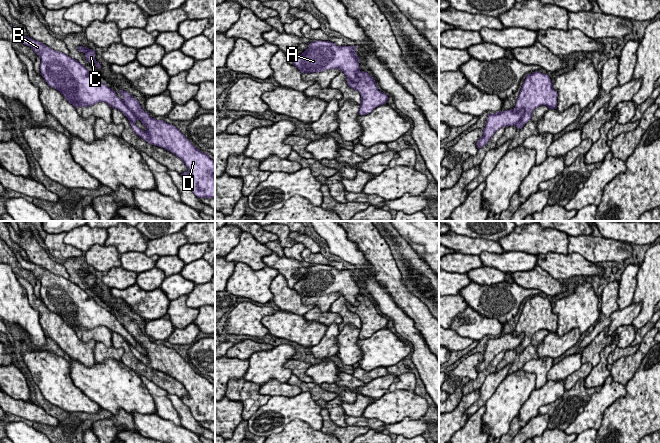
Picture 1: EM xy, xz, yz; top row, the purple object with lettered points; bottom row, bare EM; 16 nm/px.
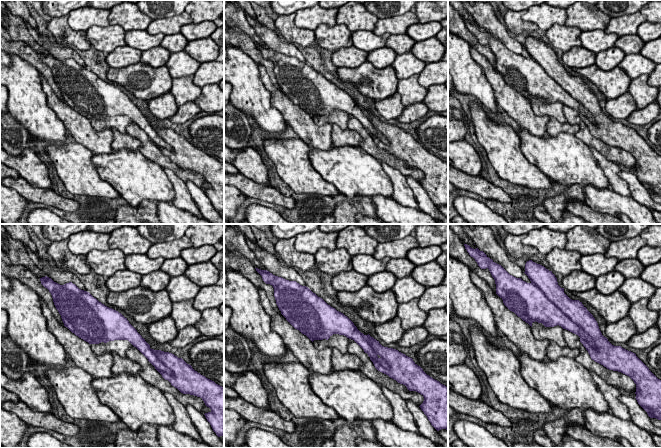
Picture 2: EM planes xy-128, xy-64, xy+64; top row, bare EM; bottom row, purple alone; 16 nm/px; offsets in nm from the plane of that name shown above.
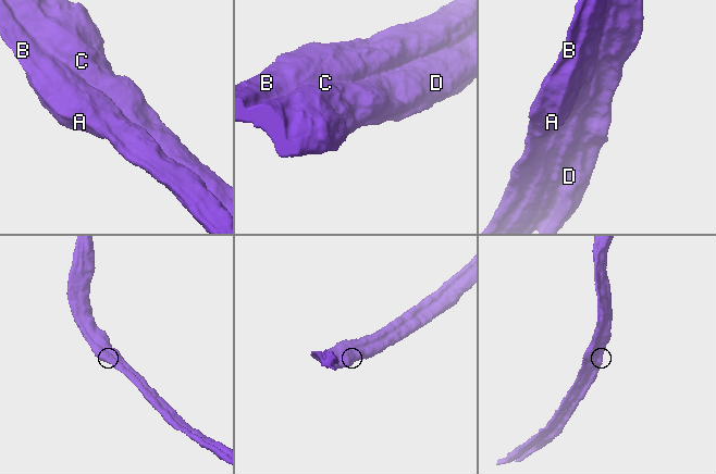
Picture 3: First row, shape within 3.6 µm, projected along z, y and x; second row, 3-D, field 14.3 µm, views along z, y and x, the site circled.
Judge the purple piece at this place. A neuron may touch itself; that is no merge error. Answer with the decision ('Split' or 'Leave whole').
Split

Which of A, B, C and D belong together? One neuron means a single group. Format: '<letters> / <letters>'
A B / C D

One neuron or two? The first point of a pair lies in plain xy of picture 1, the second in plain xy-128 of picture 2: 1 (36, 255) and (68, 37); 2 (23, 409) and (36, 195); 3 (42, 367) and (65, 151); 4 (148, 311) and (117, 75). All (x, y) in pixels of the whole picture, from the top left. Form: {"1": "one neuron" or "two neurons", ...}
{"1": "two neurons", "2": "one neuron", "3": "one neuron", "4": "one neuron"}

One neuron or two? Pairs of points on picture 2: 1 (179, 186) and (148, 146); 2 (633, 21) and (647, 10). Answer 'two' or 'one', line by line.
1: two
2: two

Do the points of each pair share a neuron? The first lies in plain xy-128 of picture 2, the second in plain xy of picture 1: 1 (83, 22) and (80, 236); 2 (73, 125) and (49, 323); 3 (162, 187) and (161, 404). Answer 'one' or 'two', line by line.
1: one
2: one
3: two

